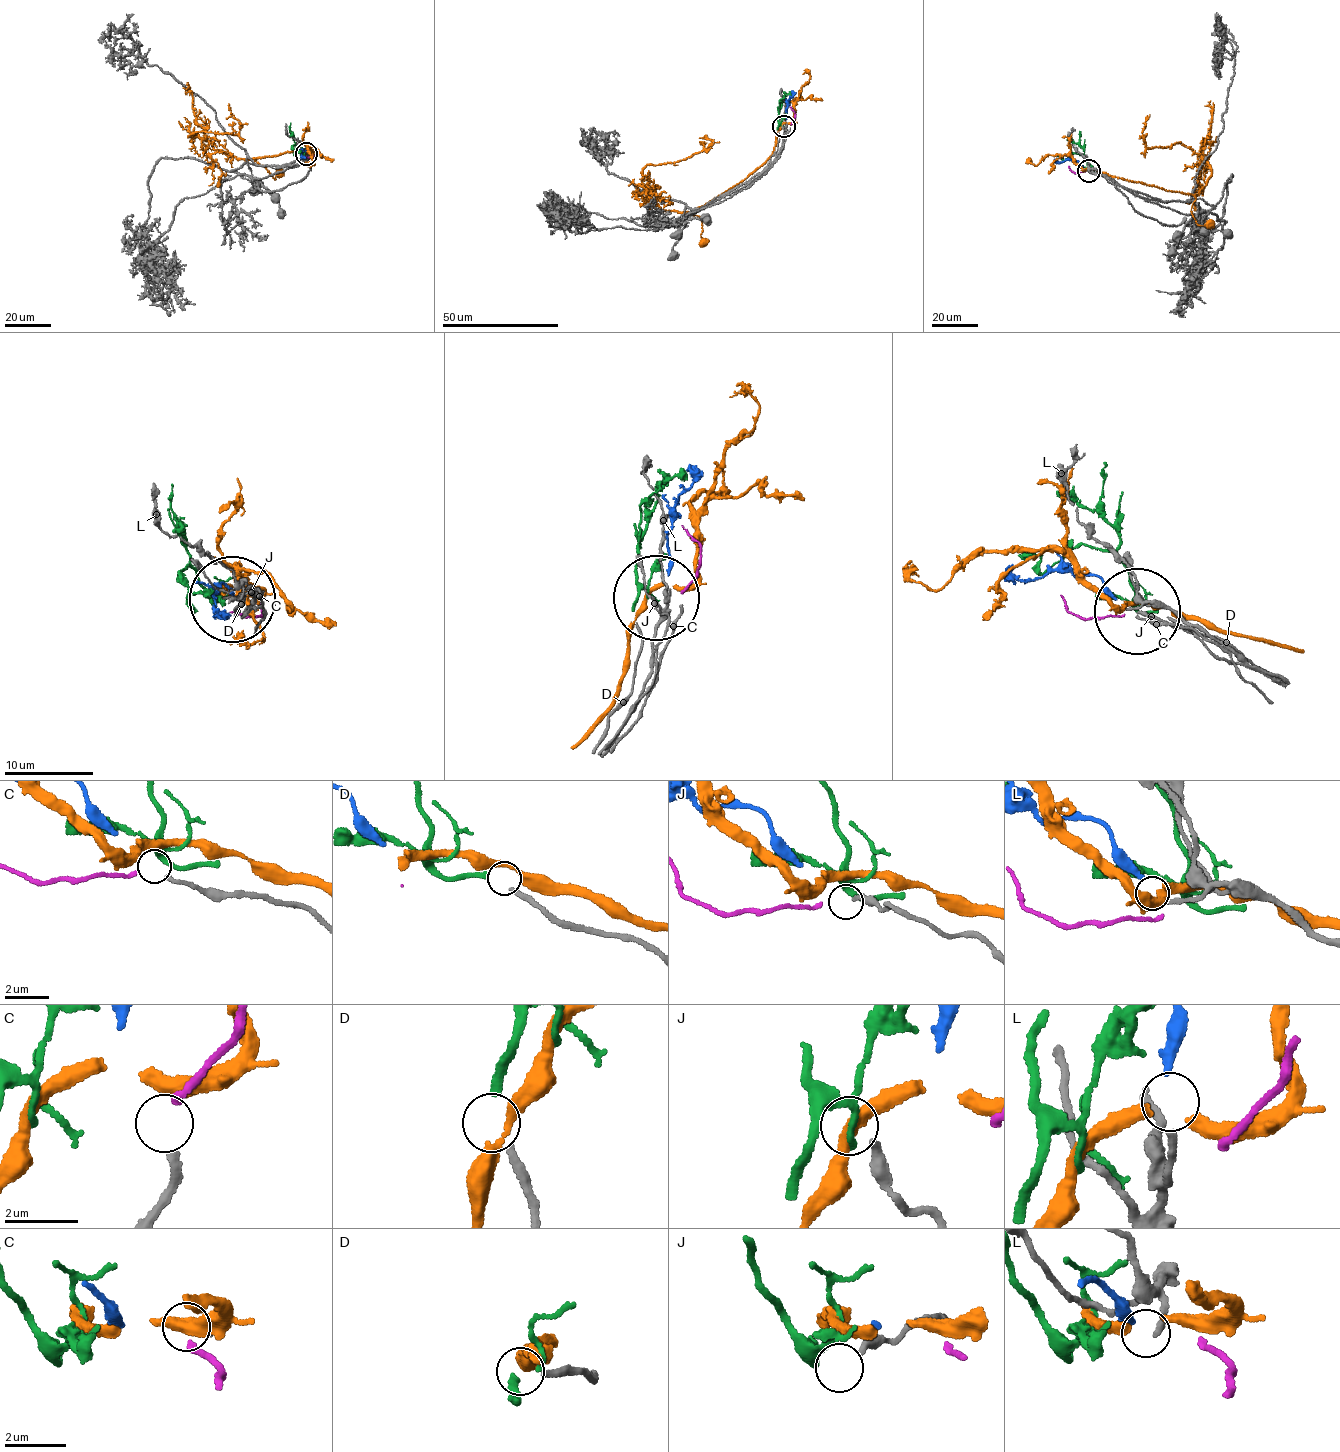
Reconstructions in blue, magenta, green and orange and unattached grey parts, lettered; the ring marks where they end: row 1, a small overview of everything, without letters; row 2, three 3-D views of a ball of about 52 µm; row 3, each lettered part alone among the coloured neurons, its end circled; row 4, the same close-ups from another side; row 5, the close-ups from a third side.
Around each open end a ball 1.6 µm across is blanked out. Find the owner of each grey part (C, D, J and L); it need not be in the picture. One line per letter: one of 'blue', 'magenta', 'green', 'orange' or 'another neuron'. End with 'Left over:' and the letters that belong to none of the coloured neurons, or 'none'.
C: another neuron
D: green
J: another neuron
L: blue
Left over: C, J

